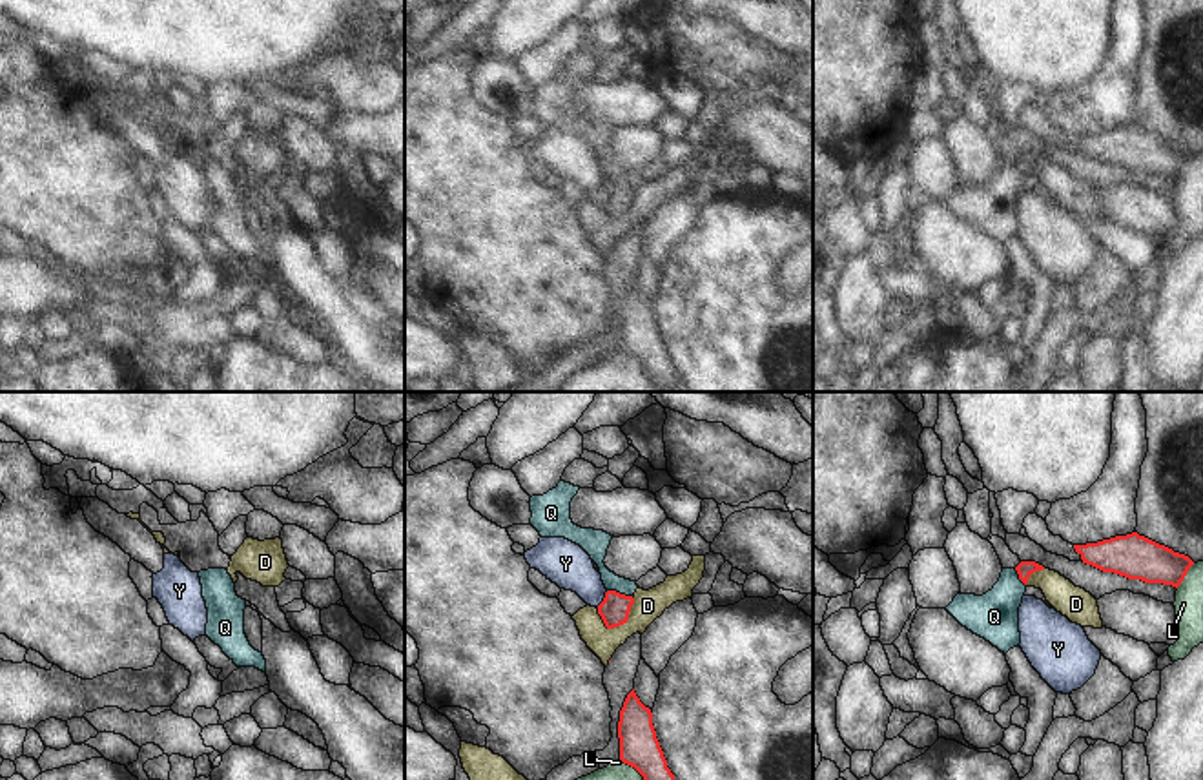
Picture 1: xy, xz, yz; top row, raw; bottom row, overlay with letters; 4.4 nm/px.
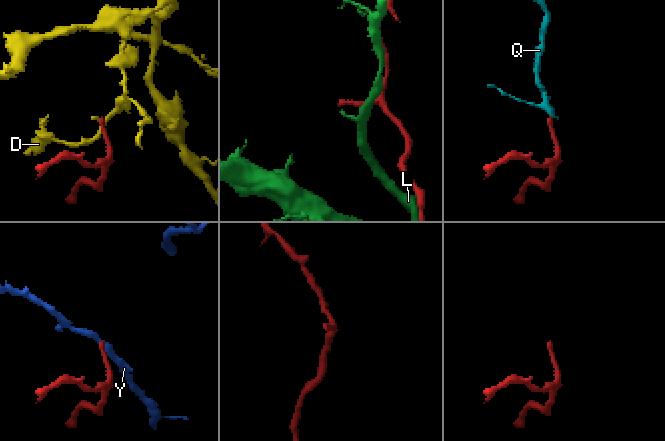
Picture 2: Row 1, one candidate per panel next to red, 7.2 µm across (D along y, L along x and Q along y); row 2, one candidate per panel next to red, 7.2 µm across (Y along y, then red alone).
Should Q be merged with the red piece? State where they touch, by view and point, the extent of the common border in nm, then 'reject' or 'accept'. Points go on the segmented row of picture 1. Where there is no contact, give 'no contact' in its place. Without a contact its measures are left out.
xz (618, 593) | 120 nm | accept

